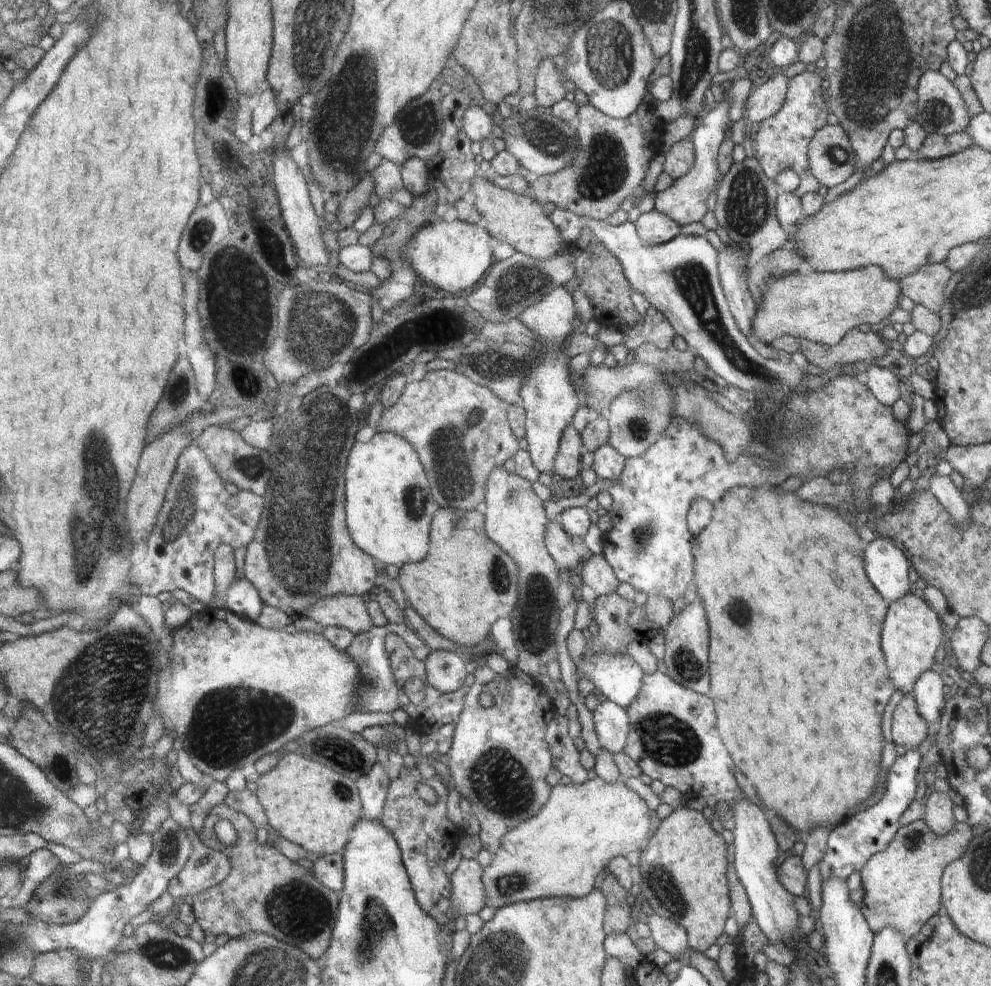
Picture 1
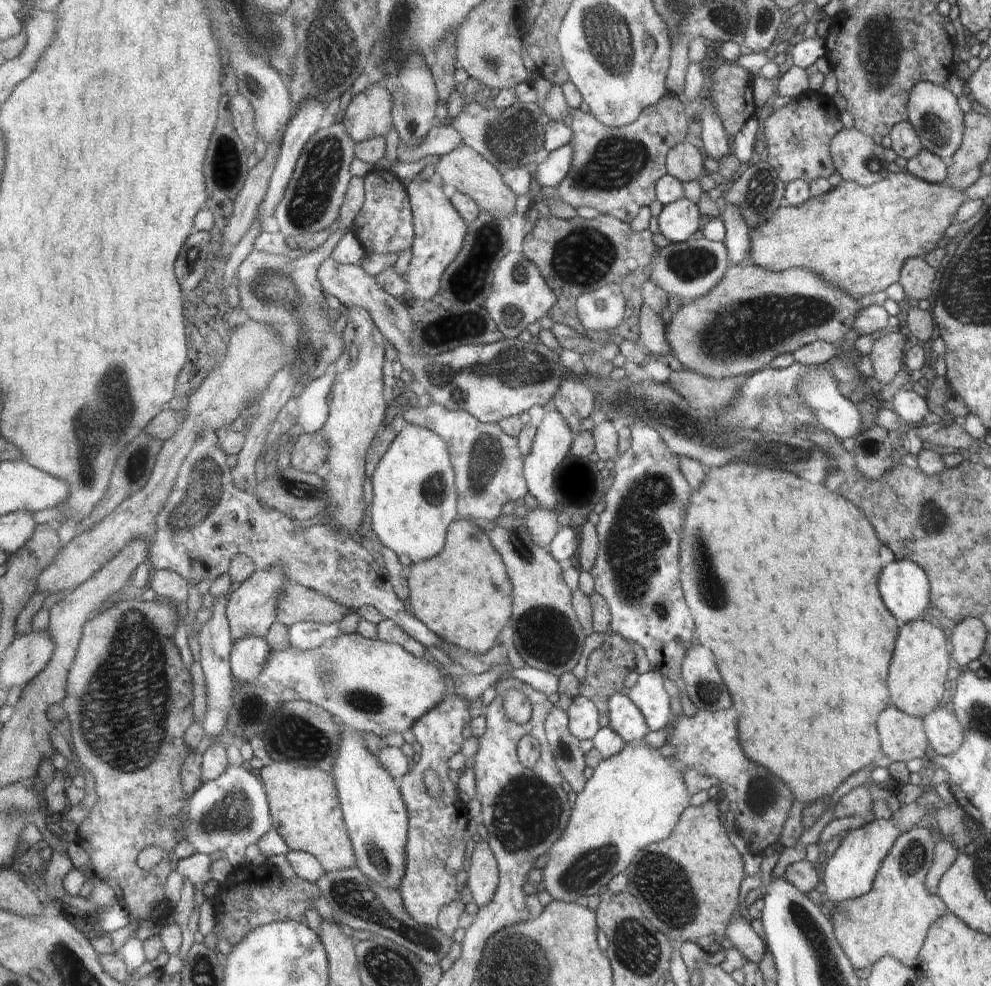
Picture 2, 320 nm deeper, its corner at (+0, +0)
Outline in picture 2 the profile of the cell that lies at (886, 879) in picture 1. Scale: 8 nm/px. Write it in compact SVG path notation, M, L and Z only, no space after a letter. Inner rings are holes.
M930 821L904 832L893 842L891 852L887 854L881 868L878 870L872 890L862 897L842 901L833 908L832 920L837 938L847 957L856 968L873 966L882 957L892 957L906 966L914 968L918 962L919 953L926 944L927 932L932 924L949 913L947 905L936 894L927 889L926 878L935 864L936 843L939 834Z

